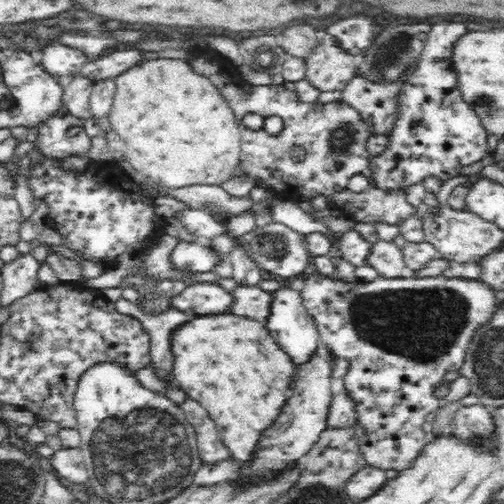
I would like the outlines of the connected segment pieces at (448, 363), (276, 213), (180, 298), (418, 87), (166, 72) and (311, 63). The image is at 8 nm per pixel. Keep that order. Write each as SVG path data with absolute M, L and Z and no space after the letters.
M302 274L305 284L300 288L303 305L313 316L319 332L320 343L325 350L349 360L350 368L343 376L345 389L356 403L357 418L355 433L360 442L368 465L382 470L408 468L424 446L429 434L422 430L429 413L454 401L460 401L471 392L469 380L464 376L456 378L448 386L449 394L444 398L434 396L434 388L440 386L448 372L460 370L464 362L464 352L476 328L490 322L496 308L496 292L477 280L463 278L416 277L386 278L378 276L372 282L348 282L333 276Z
M273 195L271 200L273 202L273 222L283 223L302 236L312 232L320 232L328 238L328 241L332 241L331 229L326 224L315 221L311 213L304 211L292 201L284 200L282 197Z
M200 282L193 285L188 284L180 294L170 296L170 306L182 312L196 312L198 316L222 314L226 308L229 308L228 291L216 283Z
M438 22L432 26L426 44L423 44L419 52L419 63L410 78L404 83L402 93L398 94L398 120L390 134L390 144L384 153L373 157L369 161L373 180L380 189L394 191L406 190L413 184L423 182L427 177L437 177L440 181L459 176L463 167L473 165L487 157L486 129L482 125L480 117L472 110L472 107L461 97L460 89L456 86L456 71L449 66L452 56L452 44L464 36L466 26L462 22Z
M158 58L158 60L148 60L138 63L128 70L119 74L115 79L116 92L114 94L112 108L109 112L110 129L116 132L120 139L126 144L124 155L128 158L128 162L134 167L137 174L142 172L148 180L161 184L162 187L179 188L188 187L192 184L218 184L221 185L226 180L230 180L235 174L235 170L240 167L239 159L241 156L241 129L236 123L236 116L230 109L228 102L224 96L212 85L212 82L202 76L196 74L184 60L176 60L176 58Z
M326 34L326 36L322 38L322 44L315 46L305 60L307 66L305 78L321 92L334 90L343 91L351 78L354 78L357 62L358 59L356 56L344 50L334 36Z

